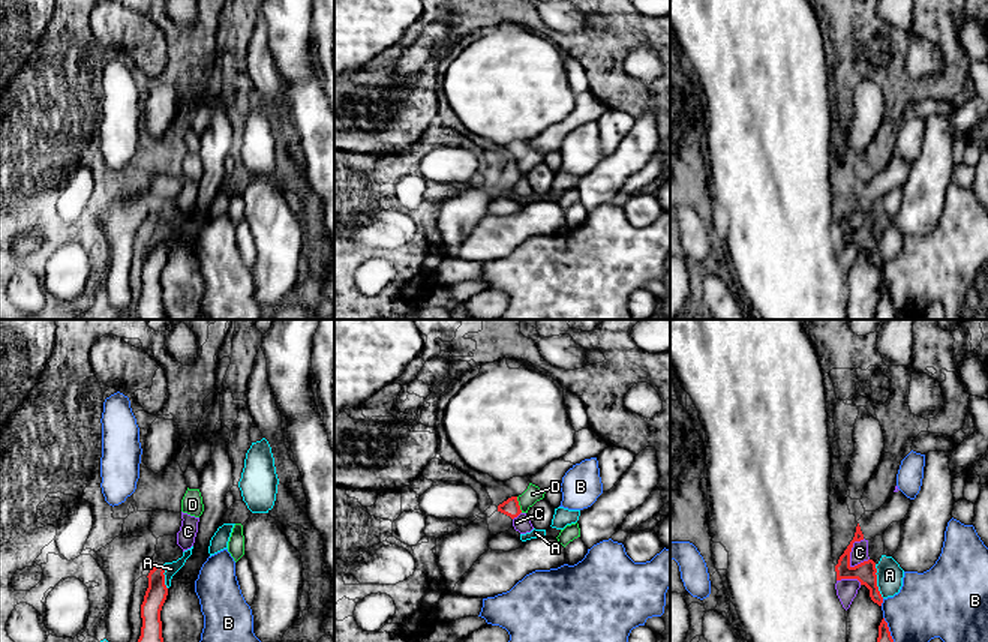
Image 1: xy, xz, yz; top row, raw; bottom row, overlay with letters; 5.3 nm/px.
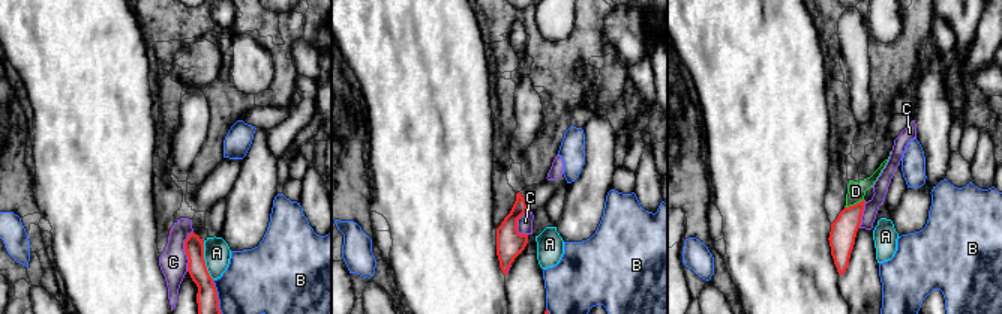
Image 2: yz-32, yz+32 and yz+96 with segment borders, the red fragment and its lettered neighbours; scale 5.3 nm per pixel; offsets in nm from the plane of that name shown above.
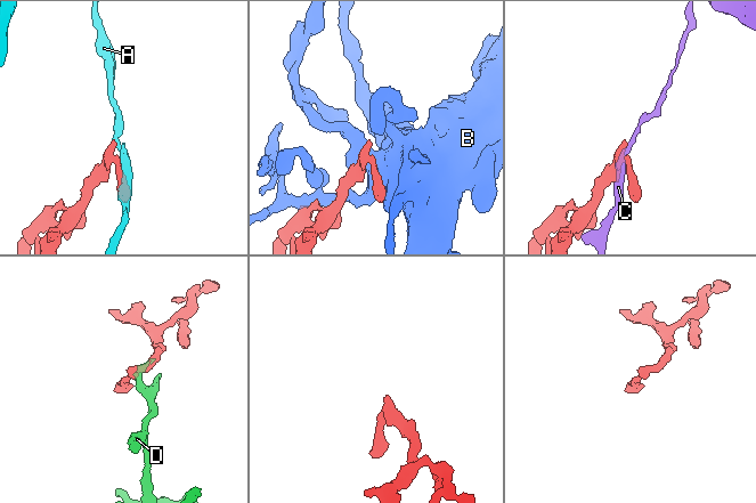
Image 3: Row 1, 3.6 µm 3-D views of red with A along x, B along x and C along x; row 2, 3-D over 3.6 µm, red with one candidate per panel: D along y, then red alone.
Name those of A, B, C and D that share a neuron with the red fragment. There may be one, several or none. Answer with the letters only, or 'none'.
none

